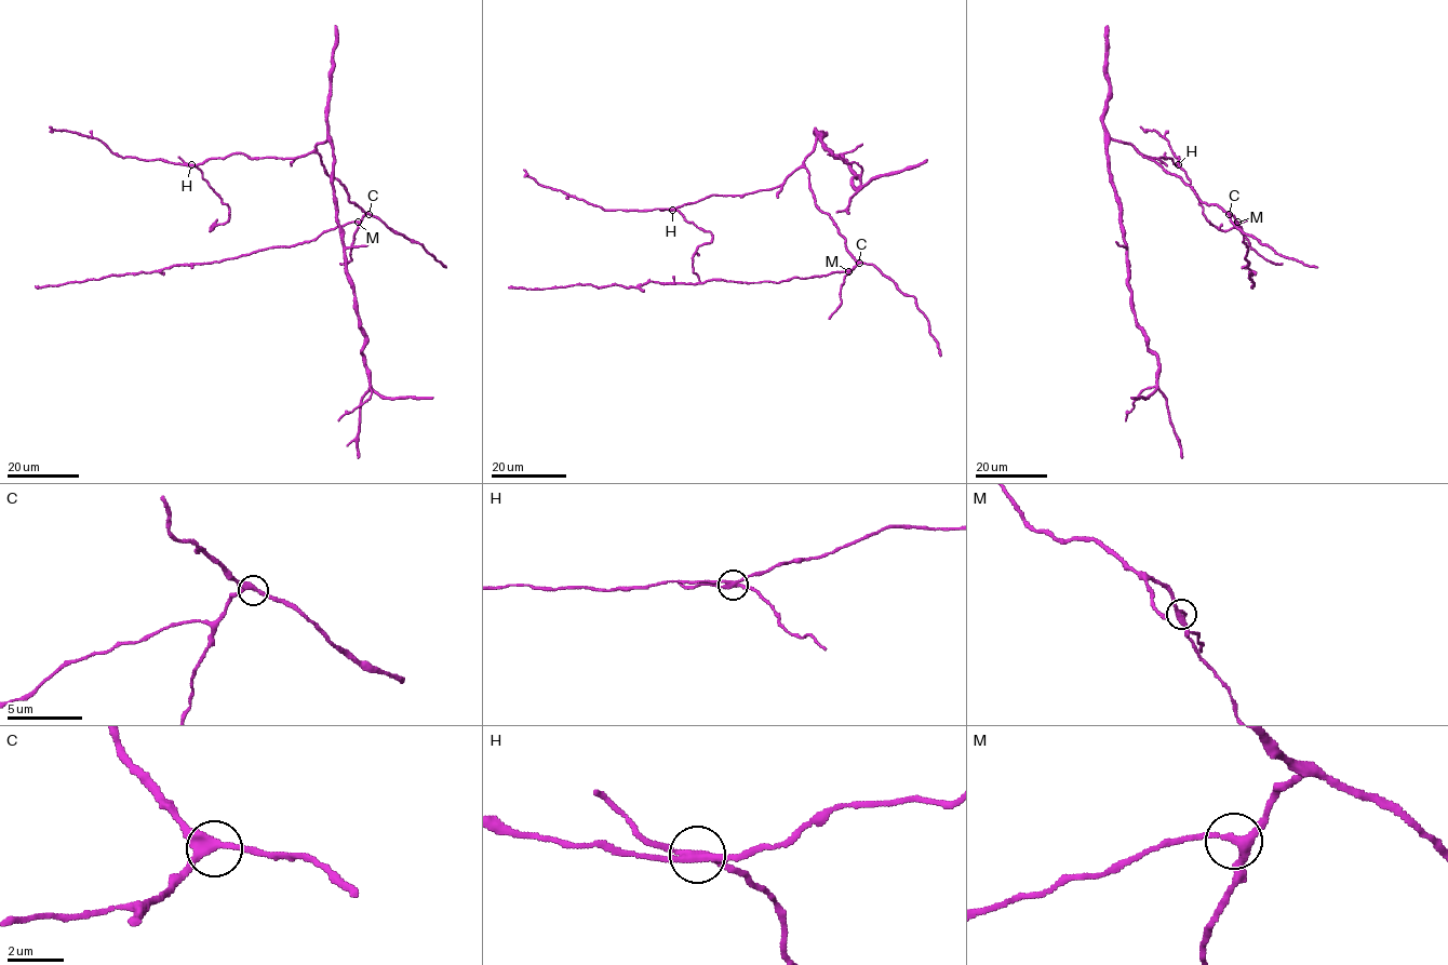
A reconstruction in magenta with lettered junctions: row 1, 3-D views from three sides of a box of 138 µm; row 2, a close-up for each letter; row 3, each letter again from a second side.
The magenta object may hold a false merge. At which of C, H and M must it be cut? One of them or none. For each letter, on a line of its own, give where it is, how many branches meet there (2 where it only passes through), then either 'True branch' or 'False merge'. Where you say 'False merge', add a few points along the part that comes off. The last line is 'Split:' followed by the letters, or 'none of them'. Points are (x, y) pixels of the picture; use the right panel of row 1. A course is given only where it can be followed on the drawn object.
C: Place: (1229, 214). Branches: 3. True branch
H: Place: (1178, 164). Branches: 3. False merge. Course of the part to remove: (1178, 164), (1198, 199), (1202, 213), (1211, 225), (1222, 230), (1236, 227), (1247, 219)
M: Place: (1237, 222). Branches: 3. True branch
Split: H

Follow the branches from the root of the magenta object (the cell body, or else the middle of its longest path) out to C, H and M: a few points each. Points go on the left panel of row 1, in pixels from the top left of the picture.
C: (330, 175), (343, 185), (350, 201), (369, 214)
H: (330, 175), (317, 152), (285, 159), (249, 158), (231, 153), (191, 164)
M: (330, 175), (343, 185), (348, 199), (365, 213), (358, 222)

